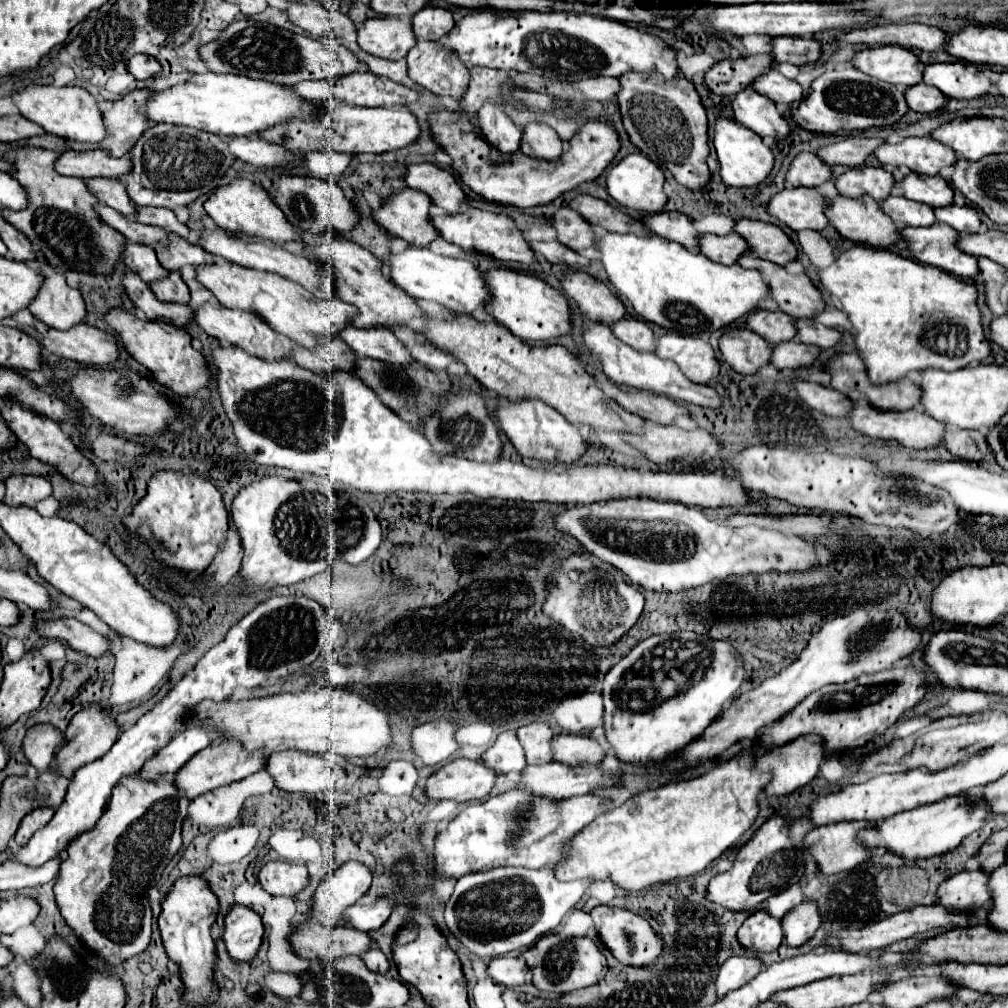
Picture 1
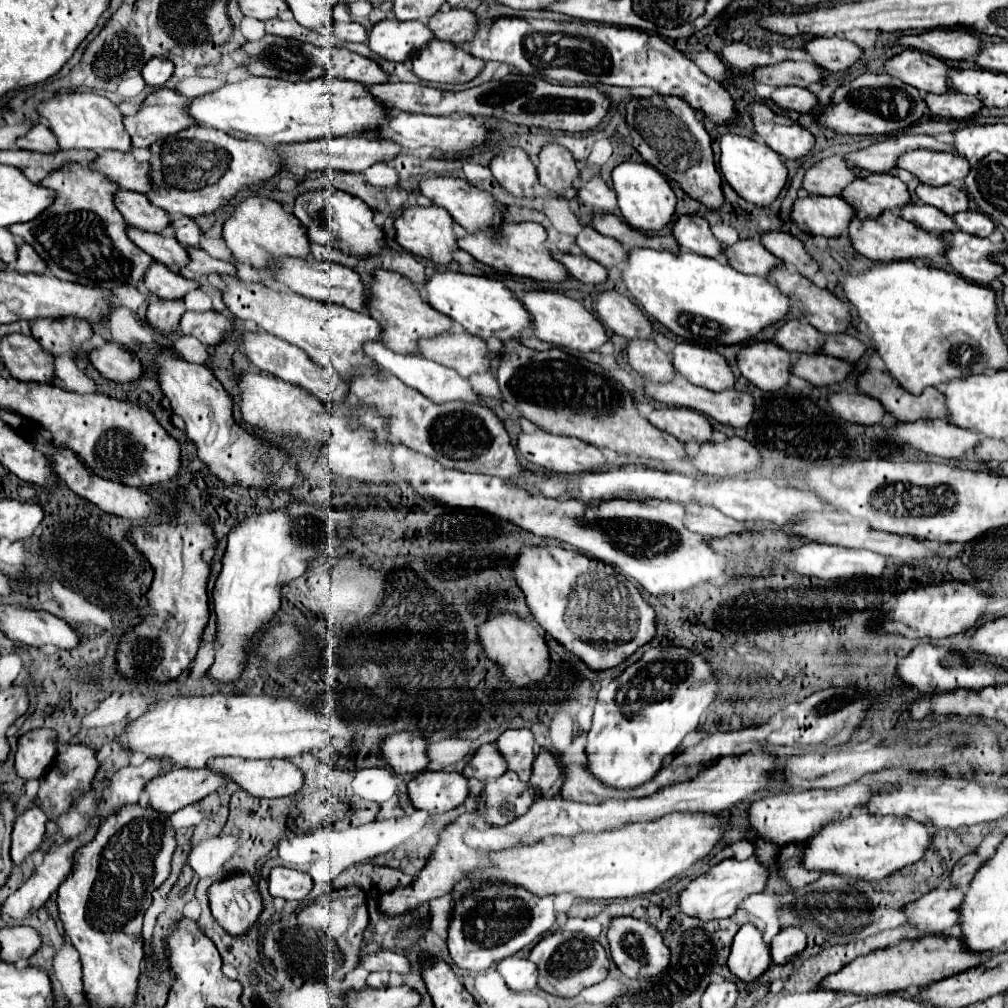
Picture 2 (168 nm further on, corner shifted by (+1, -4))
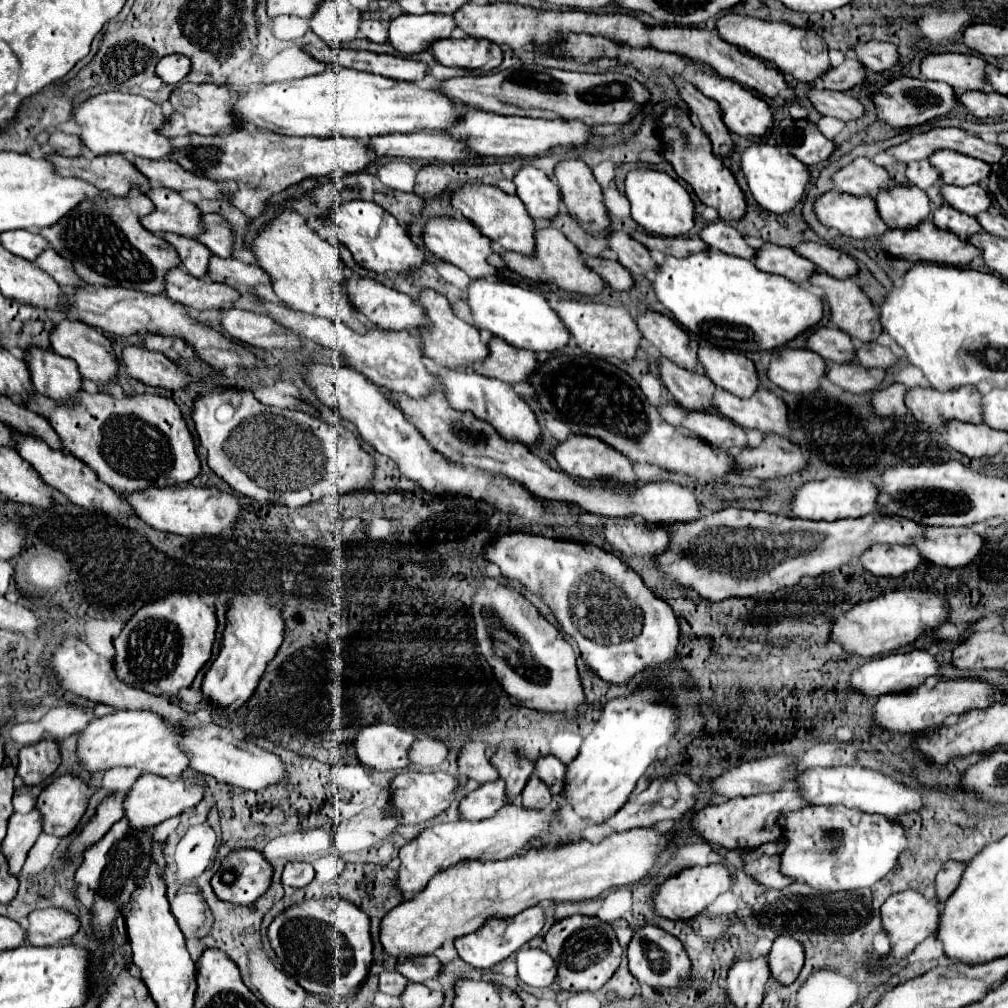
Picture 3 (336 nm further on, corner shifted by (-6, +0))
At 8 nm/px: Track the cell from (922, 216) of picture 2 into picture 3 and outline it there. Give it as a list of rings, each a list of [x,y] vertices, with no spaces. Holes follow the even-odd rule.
[[[941,206],[933,212],[931,216],[931,222],[935,222],[935,226],[939,226],[941,230],[945,232],[953,232],[961,238],[967,238],[967,236],[973,236],[973,234],[979,234],[983,228],[979,228],[977,224],[977,218],[969,216],[969,214],[963,214],[951,206]]]

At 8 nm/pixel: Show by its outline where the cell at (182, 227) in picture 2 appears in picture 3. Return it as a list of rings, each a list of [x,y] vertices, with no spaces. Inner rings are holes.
[[[205,214],[203,216],[205,232],[197,236],[215,256],[229,258],[233,254],[233,228],[231,224],[219,214]]]

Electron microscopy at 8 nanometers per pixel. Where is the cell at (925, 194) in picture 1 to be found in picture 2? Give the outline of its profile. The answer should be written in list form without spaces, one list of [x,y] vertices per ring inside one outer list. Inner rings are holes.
[[[918,184],[916,196],[924,204],[936,206],[938,210],[942,210],[944,214],[950,214],[950,216],[956,214],[956,212],[962,212],[962,210],[968,210],[968,206],[970,206],[966,192],[956,188],[956,186],[926,186],[926,184]]]

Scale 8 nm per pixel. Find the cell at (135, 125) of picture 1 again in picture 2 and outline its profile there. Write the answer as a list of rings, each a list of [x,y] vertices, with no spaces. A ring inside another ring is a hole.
[[[158,88],[148,94],[136,114],[124,116],[124,126],[132,138],[132,146],[148,148],[152,142],[194,124],[194,120],[186,114],[188,102],[190,98],[168,88]]]

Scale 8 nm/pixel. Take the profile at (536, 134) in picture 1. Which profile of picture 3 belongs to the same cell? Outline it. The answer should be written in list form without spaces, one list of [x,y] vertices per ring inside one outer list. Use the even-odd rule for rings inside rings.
[[[565,160],[557,164],[555,180],[561,186],[565,208],[587,234],[609,230],[611,220],[603,204],[601,186],[583,160]]]

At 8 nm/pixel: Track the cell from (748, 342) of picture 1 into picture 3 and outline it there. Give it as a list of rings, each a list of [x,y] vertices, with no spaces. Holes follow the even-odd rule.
[[[781,348],[773,352],[769,364],[769,380],[779,388],[793,394],[817,392],[819,382],[825,376],[825,360],[811,350]]]

